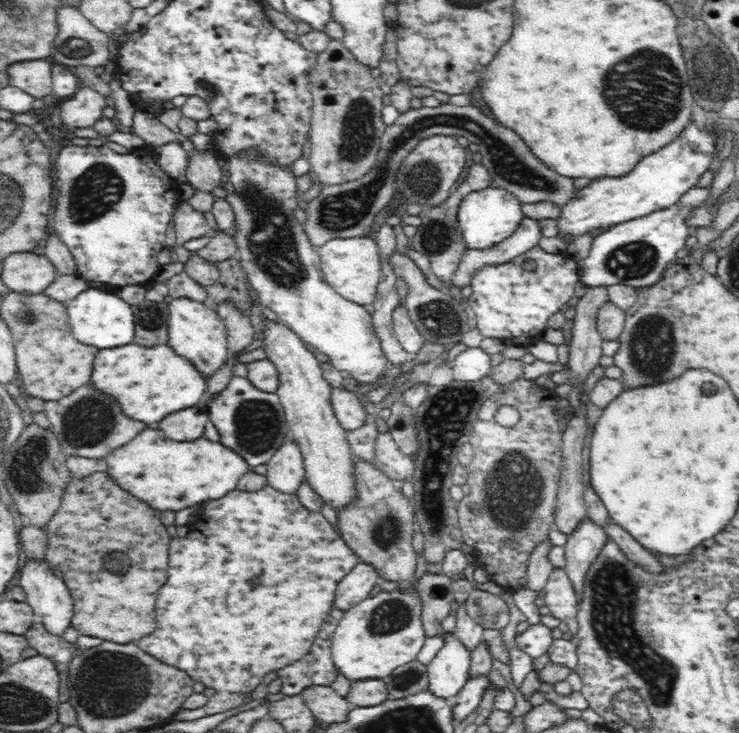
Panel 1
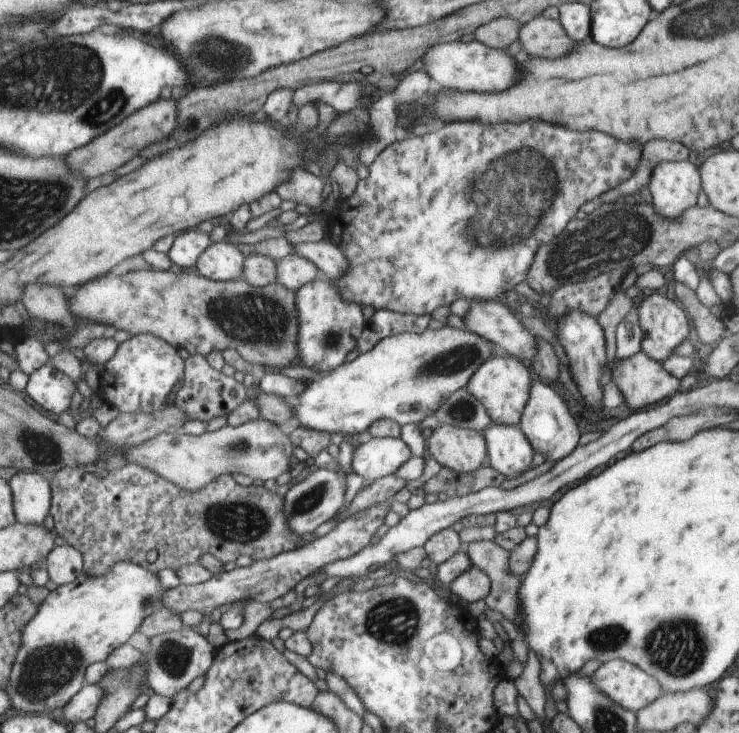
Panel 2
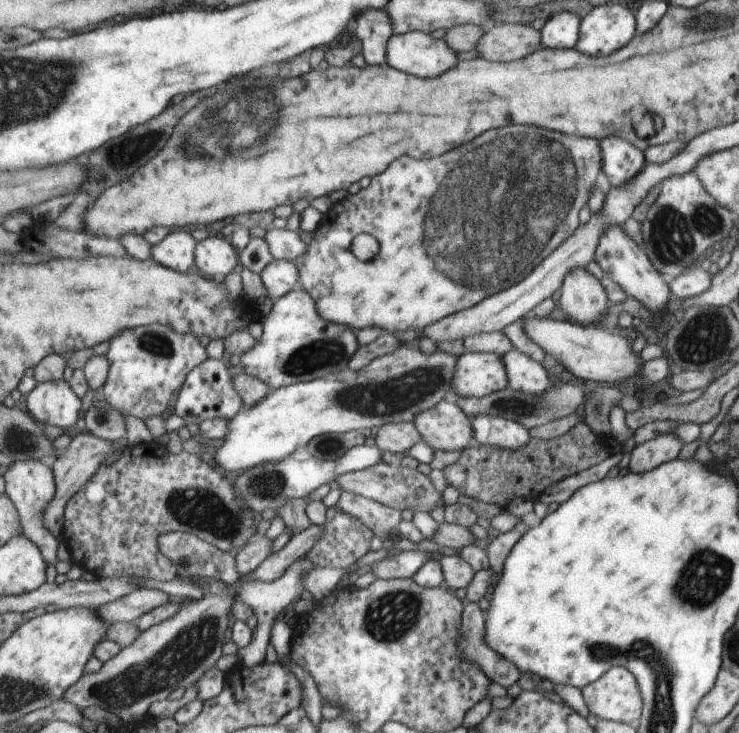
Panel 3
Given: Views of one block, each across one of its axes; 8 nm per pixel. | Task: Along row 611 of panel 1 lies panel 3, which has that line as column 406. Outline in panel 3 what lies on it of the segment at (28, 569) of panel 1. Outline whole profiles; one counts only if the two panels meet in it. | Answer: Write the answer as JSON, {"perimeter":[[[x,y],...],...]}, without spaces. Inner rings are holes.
{"perimeter":[[[417,31],[392,34],[386,42],[385,58],[395,70],[423,78],[446,73],[459,62],[455,50],[451,50],[443,39]]]}

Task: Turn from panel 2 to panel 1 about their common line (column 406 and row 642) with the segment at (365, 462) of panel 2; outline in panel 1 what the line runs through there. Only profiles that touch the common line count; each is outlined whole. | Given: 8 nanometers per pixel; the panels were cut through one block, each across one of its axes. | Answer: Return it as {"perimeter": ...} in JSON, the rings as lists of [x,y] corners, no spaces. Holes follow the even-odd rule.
{"perimeter":[[[451,631],[445,636],[445,646],[436,653],[427,666],[428,691],[450,701],[466,684],[468,668],[470,651]]]}

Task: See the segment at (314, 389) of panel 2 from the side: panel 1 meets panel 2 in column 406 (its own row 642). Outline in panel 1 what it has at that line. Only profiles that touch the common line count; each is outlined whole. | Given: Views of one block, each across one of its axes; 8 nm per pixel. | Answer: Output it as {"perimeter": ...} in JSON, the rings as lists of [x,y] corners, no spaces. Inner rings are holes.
{"perimeter":[[[380,591],[374,597],[361,600],[344,611],[334,632],[331,657],[336,671],[350,682],[381,679],[394,668],[416,659],[422,646],[429,641],[421,618],[422,601],[416,594]]]}

